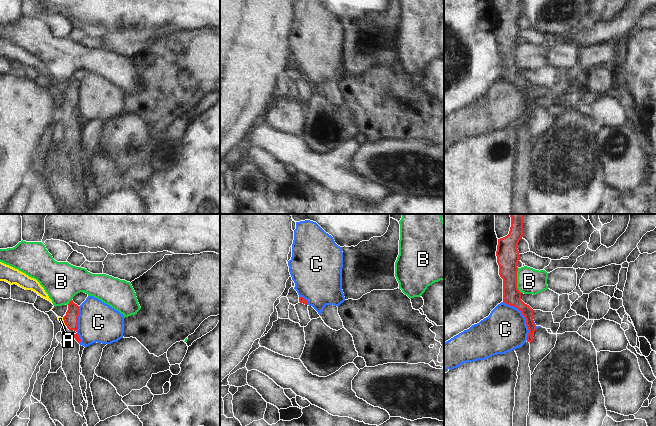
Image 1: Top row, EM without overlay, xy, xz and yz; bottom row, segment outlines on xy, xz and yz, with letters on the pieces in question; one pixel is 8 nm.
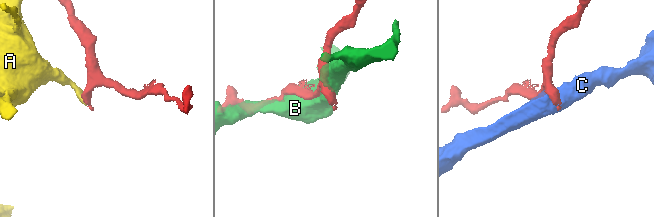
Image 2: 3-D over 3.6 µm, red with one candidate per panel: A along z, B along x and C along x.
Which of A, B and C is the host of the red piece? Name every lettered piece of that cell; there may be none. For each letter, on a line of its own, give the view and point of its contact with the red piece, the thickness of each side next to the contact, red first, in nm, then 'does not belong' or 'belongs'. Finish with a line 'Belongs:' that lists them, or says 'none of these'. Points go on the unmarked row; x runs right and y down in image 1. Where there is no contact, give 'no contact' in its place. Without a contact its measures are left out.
A: contact xy (64, 97); calibres 110 and 40 nm; does not belong
B: contact yz (516, 56); calibres 180 and 200 nm; does not belong
C: contact yz (524, 92); calibres 140 and 340 nm; does not belong
Belongs: none of these

